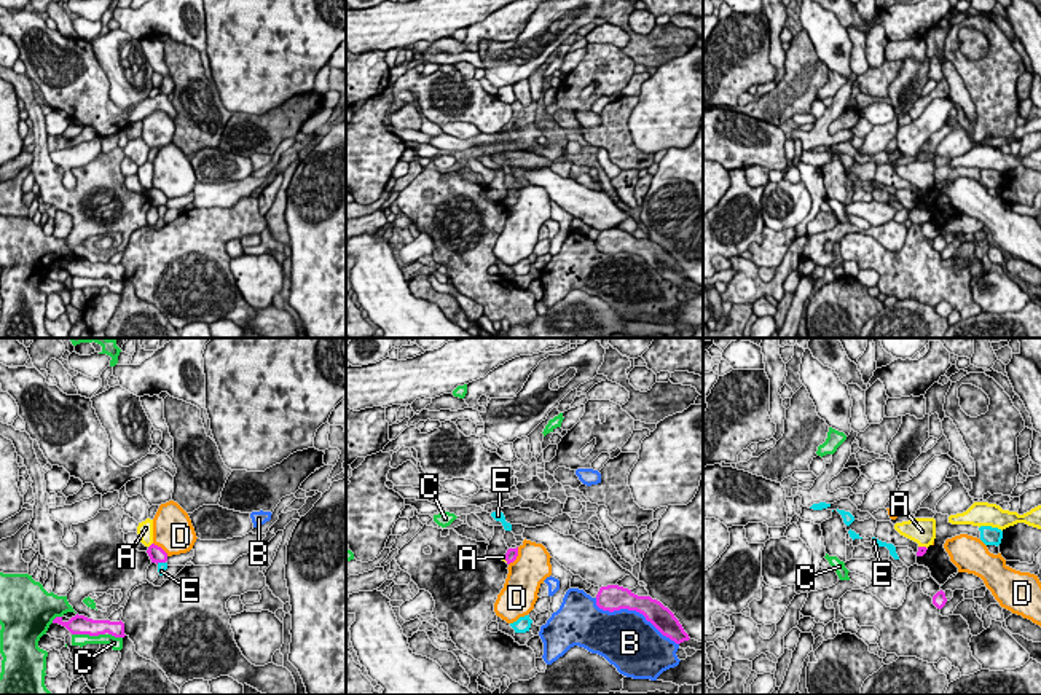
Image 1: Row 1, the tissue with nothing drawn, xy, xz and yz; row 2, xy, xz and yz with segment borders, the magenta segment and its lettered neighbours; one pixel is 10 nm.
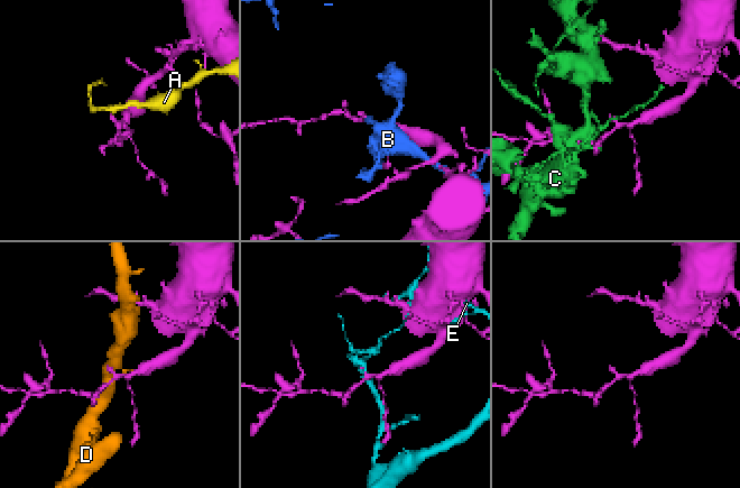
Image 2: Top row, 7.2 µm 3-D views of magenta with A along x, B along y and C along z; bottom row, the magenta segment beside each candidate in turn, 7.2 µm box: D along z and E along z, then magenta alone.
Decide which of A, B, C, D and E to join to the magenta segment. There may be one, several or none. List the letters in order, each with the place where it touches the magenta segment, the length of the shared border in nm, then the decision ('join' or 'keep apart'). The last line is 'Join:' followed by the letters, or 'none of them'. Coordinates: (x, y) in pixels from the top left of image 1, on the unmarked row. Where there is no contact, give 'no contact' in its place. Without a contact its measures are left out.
A: meets magenta in xy at (150, 188); contact 70 nm long; keep apart
B: meets magenta in xz at (635, 252); contact 950 nm long; keep apart
C: meets magenta in xy at (88, 276); contact 340 nm long; keep apart
D: meets magenta in xz at (517, 198); contact 220 nm long; keep apart
E: meets magenta in xy at (160, 204); contact 100 nm long; keep apart
Join: none of them

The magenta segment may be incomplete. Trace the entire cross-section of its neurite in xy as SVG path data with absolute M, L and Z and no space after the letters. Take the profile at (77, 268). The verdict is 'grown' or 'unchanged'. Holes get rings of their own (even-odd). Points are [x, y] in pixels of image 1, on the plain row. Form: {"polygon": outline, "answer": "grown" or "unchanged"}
{"polygon": "M75 258L69 265L64 265L62 260L56 260L53 266L59 266L65 269L72 277L89 277L89 279L99 279L99 277L112 277L115 281L124 281L124 266L120 265L110 265L110 263L92 263L84 258Z", "answer": "unchanged"}

